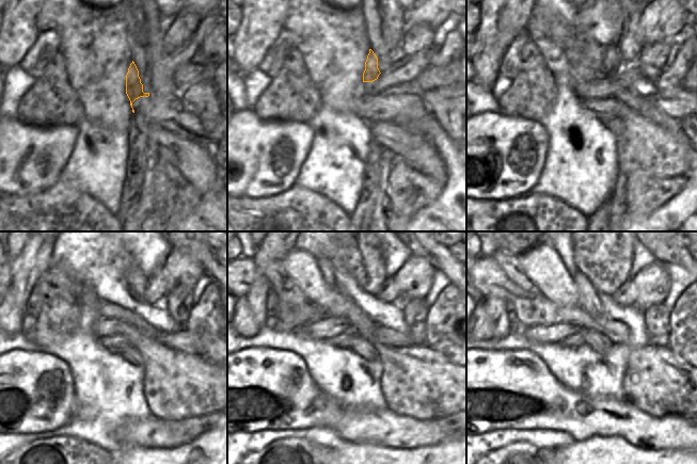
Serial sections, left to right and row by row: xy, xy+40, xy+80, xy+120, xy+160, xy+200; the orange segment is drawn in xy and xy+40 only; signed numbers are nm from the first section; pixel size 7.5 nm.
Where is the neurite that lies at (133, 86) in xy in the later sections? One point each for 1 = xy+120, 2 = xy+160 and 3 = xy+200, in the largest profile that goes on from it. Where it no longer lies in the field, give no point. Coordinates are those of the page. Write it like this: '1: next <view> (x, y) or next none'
1: next xy+120 (136, 280)
2: next xy+160 (360, 255)
3: next xy+200 (603, 253)

